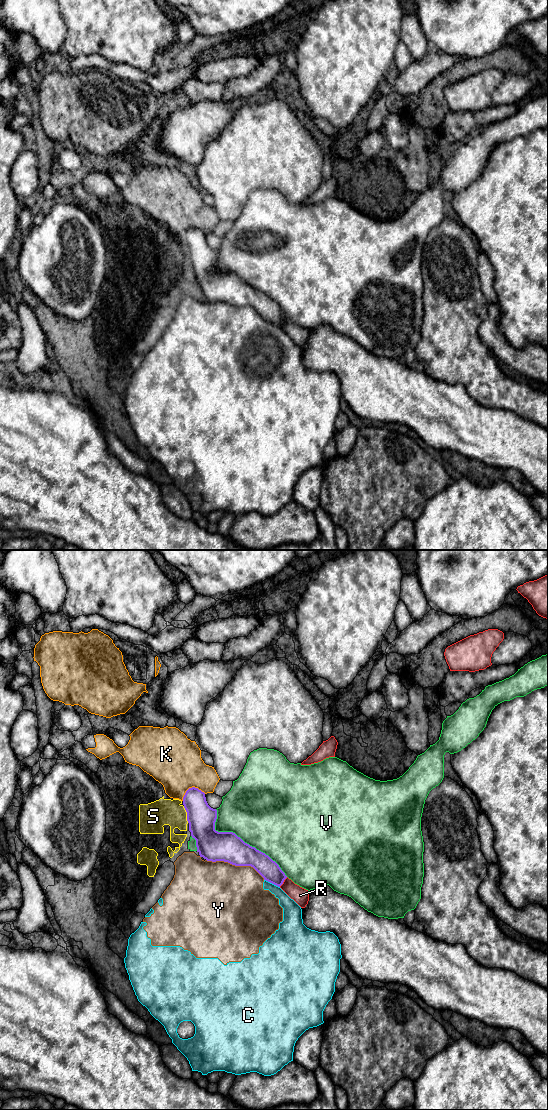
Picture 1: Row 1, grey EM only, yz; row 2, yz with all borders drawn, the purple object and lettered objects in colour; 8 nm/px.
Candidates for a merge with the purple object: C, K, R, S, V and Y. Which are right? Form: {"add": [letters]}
{"add": []}

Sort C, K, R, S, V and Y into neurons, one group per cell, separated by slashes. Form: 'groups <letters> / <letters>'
groups C Y / K / R / S / V

